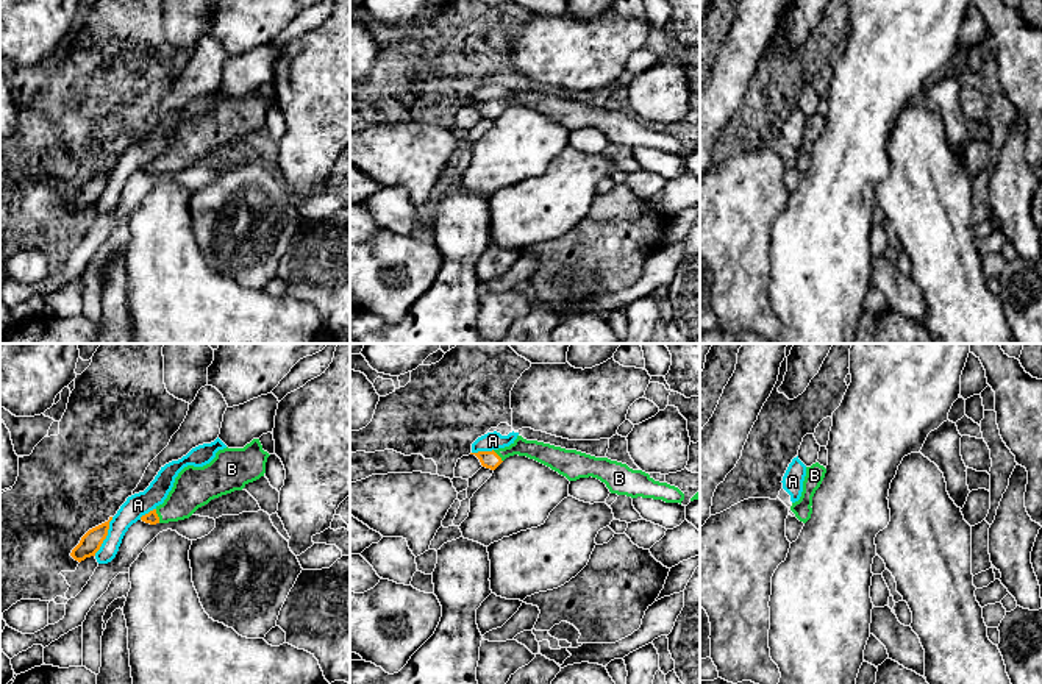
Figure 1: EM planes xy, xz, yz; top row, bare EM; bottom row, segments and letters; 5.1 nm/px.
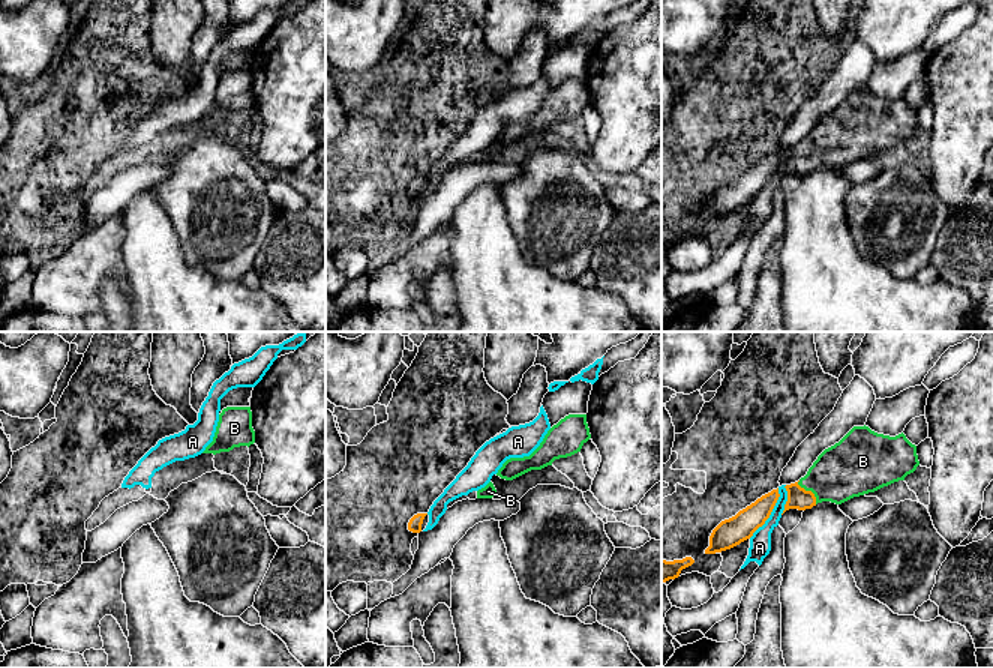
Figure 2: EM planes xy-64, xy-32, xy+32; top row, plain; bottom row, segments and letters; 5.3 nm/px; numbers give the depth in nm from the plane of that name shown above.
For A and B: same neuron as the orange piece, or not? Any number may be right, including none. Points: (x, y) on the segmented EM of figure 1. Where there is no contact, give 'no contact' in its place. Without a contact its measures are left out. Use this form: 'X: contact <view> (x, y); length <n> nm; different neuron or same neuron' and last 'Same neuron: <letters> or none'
A: contact xy (107, 534); length 220 nm; different neuron
B: contact xy (157, 516); length 80 nm; same neuron
Same neuron: B

